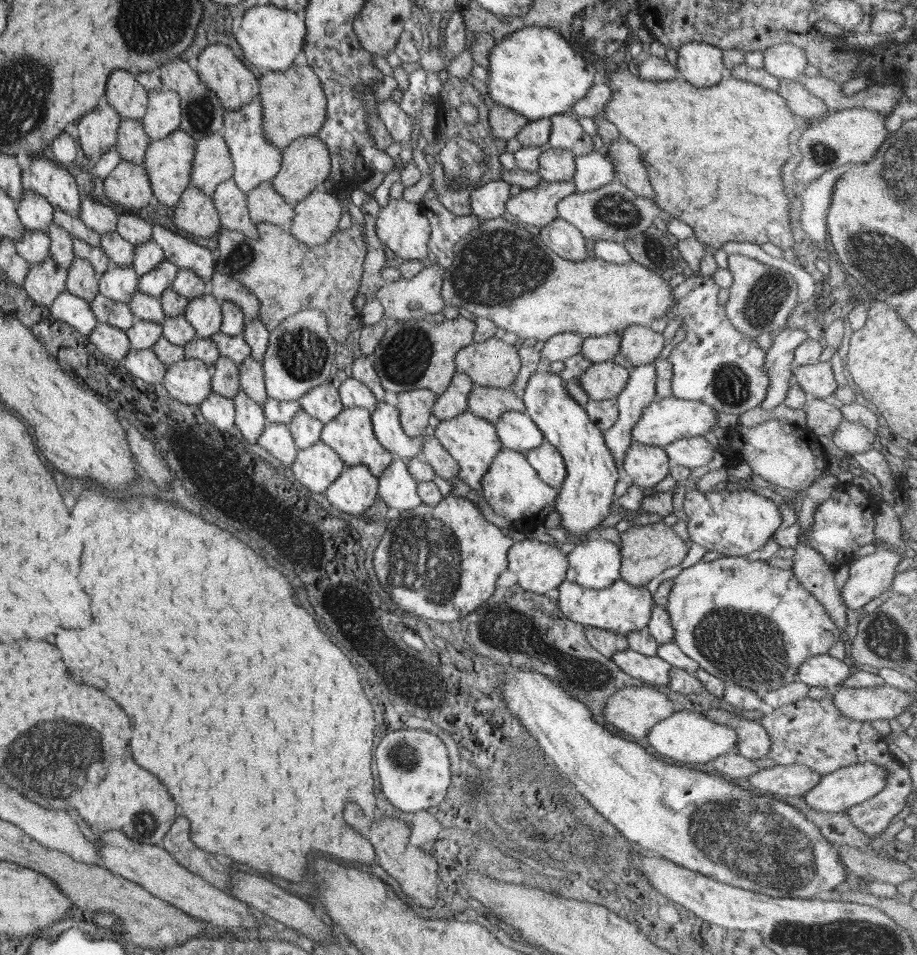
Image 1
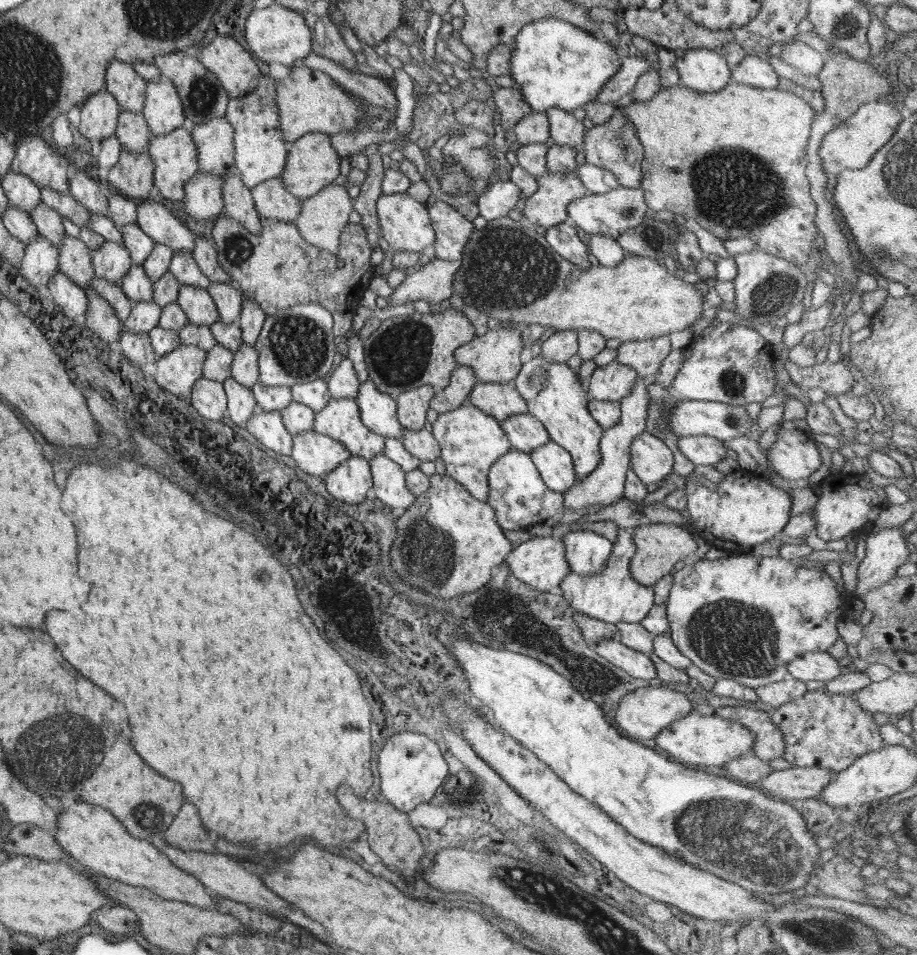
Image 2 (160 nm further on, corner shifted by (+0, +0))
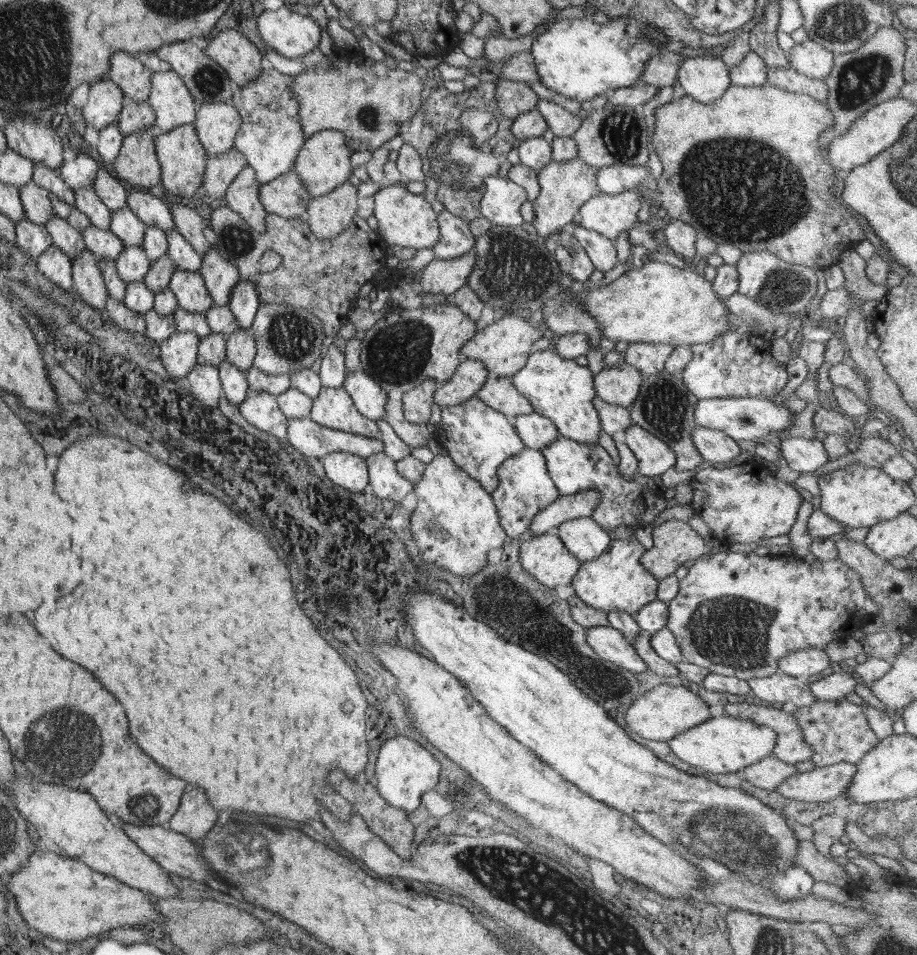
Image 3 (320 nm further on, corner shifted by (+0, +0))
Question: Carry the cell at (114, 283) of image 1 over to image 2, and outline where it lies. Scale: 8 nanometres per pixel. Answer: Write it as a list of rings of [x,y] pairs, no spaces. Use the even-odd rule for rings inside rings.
[[[104,240],[99,249],[96,249],[94,252],[92,252],[91,259],[93,269],[95,270],[95,276],[109,280],[111,283],[114,283],[114,286],[121,286],[121,280],[126,272],[128,272],[128,269],[132,264],[129,250],[124,244],[106,240]]]

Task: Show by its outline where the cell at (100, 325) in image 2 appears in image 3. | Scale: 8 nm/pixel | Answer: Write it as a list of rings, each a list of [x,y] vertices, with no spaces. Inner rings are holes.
[[[85,248],[71,263],[76,293],[90,306],[104,312],[108,293],[95,256]]]

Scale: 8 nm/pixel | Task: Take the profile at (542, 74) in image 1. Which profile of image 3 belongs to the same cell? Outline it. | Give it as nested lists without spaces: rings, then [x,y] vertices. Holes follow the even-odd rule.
[[[587,16],[564,19],[550,24],[549,29],[534,39],[531,54],[541,76],[541,84],[568,98],[582,102],[590,100],[606,90],[616,90],[636,84],[645,71],[647,60],[665,52],[664,46],[668,44],[669,40],[669,36],[654,25],[634,17],[617,16],[610,18],[604,24],[598,24],[591,16]]]

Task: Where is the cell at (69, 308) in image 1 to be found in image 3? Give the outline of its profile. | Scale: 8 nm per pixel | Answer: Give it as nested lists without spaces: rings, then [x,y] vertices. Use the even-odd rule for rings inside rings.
[[[52,243],[37,258],[40,275],[53,280],[66,293],[76,293],[72,278],[71,258]]]

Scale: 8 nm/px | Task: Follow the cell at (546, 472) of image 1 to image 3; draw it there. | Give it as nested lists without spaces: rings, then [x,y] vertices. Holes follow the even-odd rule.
[[[560,437],[553,444],[541,449],[546,459],[548,474],[554,481],[560,495],[578,494],[591,488],[597,488],[601,497],[591,517],[605,531],[618,526],[646,526],[652,523],[663,510],[666,510],[666,499],[658,492],[645,487],[643,483],[625,479],[606,450],[599,444],[578,444],[574,440]]]

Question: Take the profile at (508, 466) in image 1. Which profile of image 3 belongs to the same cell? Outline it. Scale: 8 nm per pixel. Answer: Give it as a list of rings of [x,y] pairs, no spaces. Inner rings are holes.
[[[525,446],[518,454],[507,458],[502,463],[502,466],[498,468],[497,477],[499,483],[491,495],[497,508],[500,524],[509,540],[518,539],[529,528],[536,514],[552,504],[560,495],[548,474],[546,459],[541,450]]]

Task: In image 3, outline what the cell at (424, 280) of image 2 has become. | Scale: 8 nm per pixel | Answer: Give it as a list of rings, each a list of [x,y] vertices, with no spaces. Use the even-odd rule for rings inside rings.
[[[473,249],[458,258],[435,258],[422,270],[420,295],[431,293],[448,297],[460,290],[467,283],[476,261]]]

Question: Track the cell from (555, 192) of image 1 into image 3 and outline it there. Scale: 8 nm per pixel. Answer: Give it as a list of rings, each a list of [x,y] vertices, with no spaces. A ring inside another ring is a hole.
[[[577,157],[568,160],[568,162],[551,161],[538,172],[537,180],[540,186],[540,194],[533,202],[535,216],[534,221],[531,222],[538,235],[548,238],[553,233],[560,233],[571,227],[574,216],[580,207],[600,193],[598,186],[596,186],[598,170],[596,166],[590,166]]]

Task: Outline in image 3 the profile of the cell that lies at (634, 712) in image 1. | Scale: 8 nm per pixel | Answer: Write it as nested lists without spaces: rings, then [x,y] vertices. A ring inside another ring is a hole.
[[[658,685],[636,698],[625,714],[626,724],[640,738],[667,743],[685,730],[694,728],[697,724],[702,724],[711,718],[712,712],[700,694],[685,685]]]

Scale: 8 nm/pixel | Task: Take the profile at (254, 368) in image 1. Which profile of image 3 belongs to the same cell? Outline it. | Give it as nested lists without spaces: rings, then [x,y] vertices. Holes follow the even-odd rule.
[[[239,326],[232,334],[227,335],[226,339],[228,362],[247,374],[257,353],[253,332],[250,328]]]

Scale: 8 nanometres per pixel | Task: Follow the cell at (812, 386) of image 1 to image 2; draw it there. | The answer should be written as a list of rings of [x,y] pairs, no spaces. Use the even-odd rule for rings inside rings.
[[[784,360],[784,368],[791,380],[802,388],[822,388],[828,395],[843,395],[852,390],[854,374],[846,361],[815,363],[808,367]]]

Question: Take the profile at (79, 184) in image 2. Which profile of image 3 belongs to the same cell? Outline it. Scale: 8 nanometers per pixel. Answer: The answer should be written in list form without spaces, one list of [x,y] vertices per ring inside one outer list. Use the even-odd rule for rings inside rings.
[[[78,152],[72,160],[66,160],[62,164],[59,174],[61,179],[66,182],[66,186],[75,192],[80,188],[86,188],[86,186],[88,188],[94,186],[99,165],[90,156]]]

